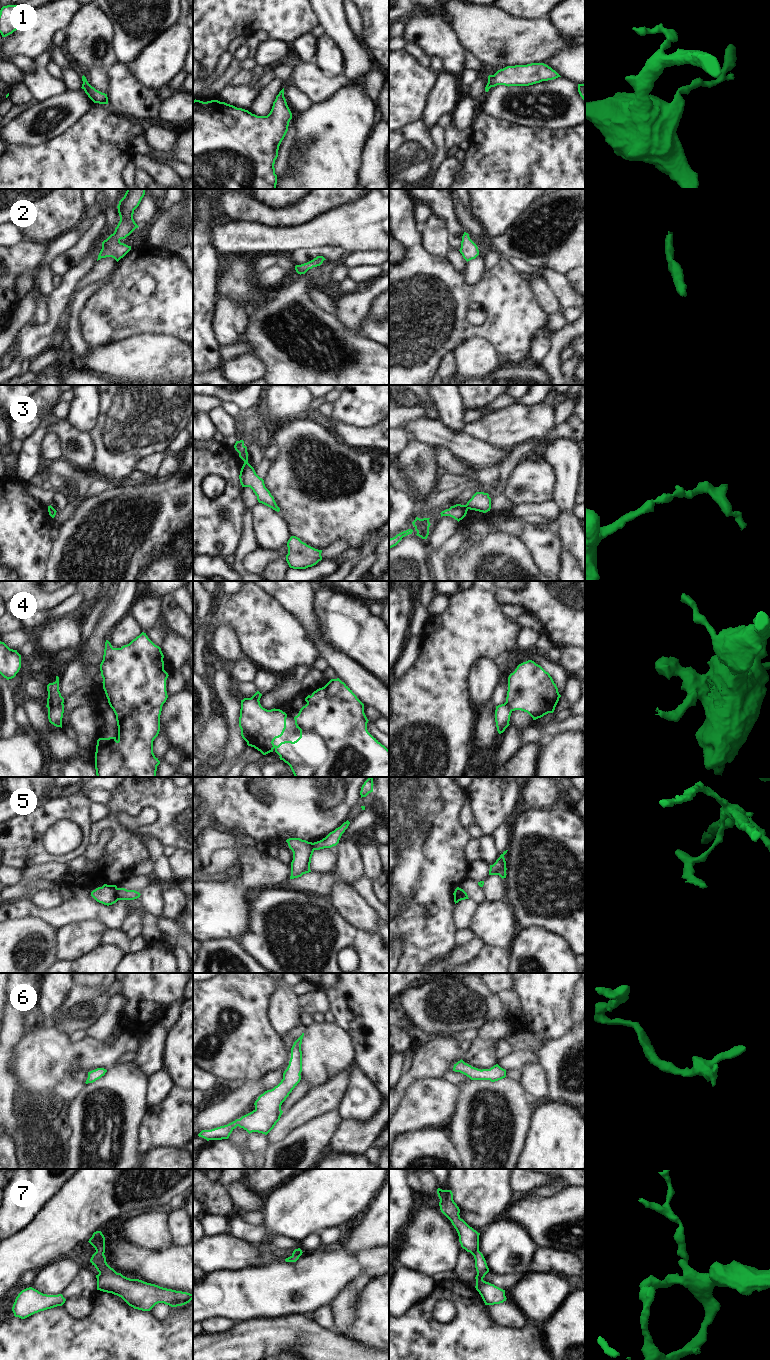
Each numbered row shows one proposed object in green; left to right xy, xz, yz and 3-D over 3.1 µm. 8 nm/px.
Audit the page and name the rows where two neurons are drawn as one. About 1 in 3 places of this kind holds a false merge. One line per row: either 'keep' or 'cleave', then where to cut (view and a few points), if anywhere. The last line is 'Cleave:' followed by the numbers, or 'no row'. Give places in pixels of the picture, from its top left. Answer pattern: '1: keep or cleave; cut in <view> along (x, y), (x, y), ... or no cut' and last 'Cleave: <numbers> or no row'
1: keep; no cut
2: keep; no cut
3: cleave; cut in yz along (465, 505), (467, 509)
4: cleave; cut in xy along (62, 703), (48, 709)
5: cleave; cut in yz along (460, 888), (461, 895), (455, 898)
6: keep; no cut
7: keep; no cut
Cleave: 3, 4, 5

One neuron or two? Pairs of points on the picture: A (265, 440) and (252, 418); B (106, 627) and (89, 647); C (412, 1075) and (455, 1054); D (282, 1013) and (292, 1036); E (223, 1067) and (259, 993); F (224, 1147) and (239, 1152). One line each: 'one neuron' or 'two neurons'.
A: one neuron
B: one neuron
C: one neuron
D: two neurons
E: one neuron
F: one neuron

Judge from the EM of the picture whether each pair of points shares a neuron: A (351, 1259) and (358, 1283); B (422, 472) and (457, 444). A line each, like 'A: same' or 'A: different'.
A: different
B: different

